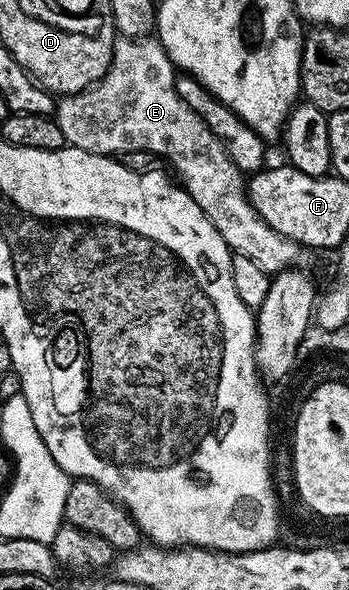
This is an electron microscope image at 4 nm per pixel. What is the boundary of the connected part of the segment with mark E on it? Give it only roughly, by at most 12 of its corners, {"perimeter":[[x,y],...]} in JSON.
{"perimeter":[[156,39],[115,40],[63,96],[67,146],[155,153],[231,254],[271,275],[300,246],[252,207],[243,173],[176,95]]}

